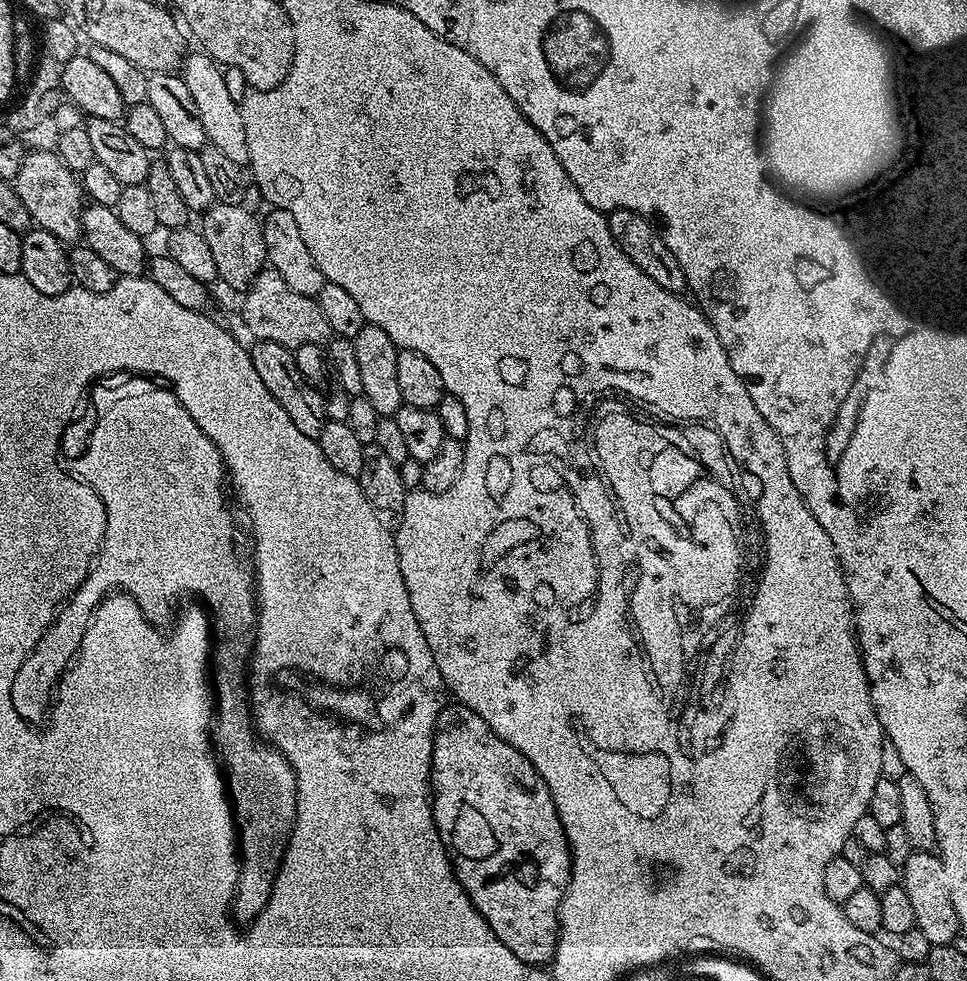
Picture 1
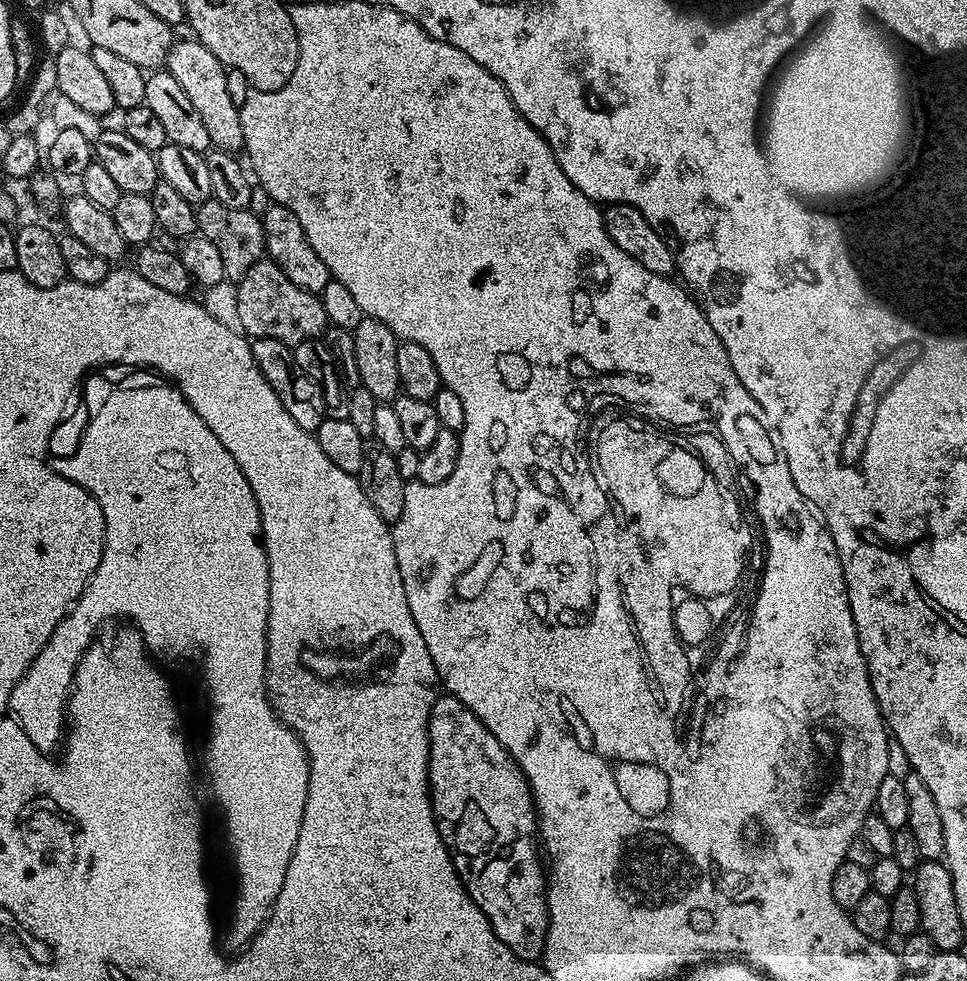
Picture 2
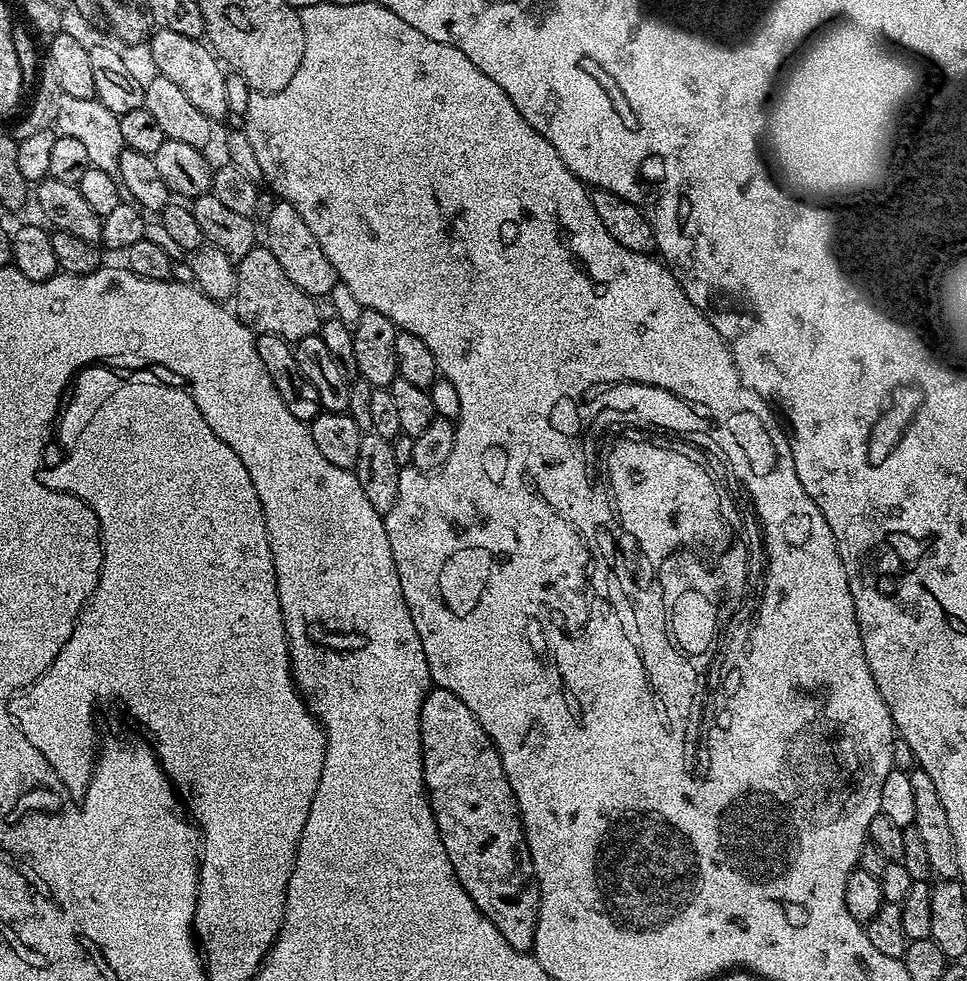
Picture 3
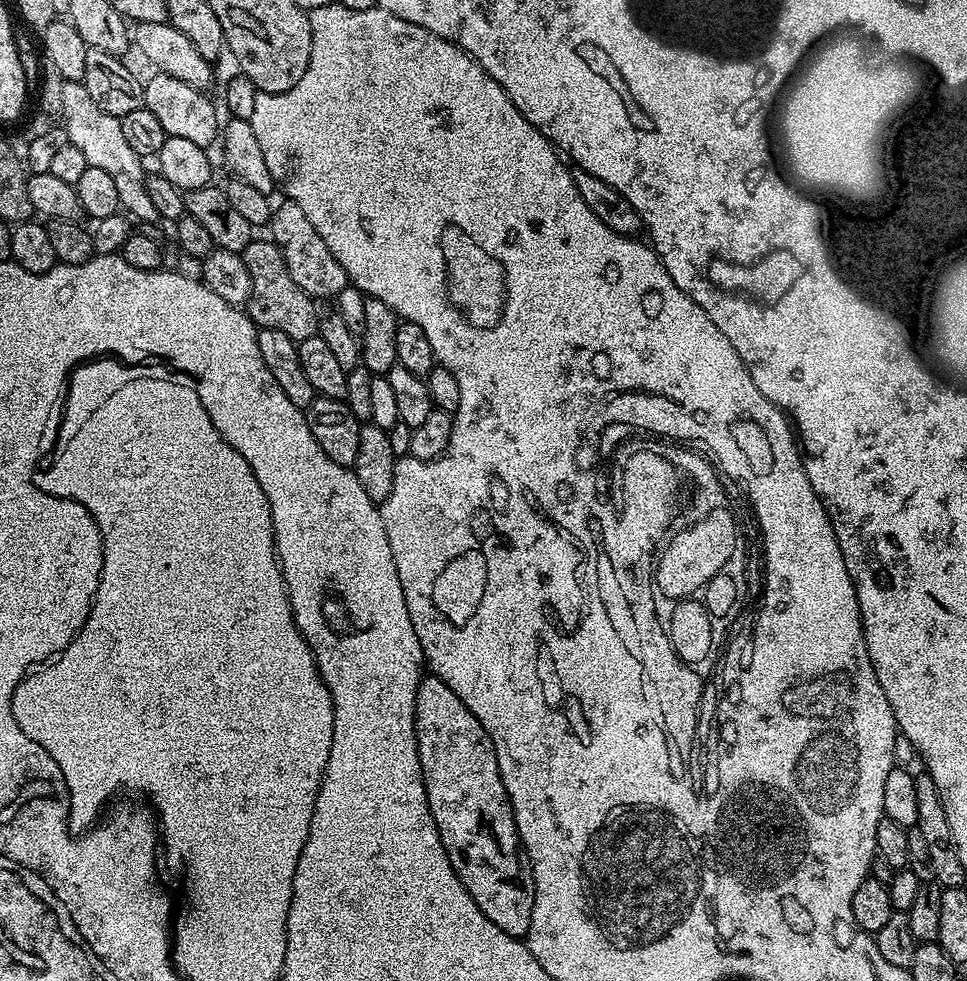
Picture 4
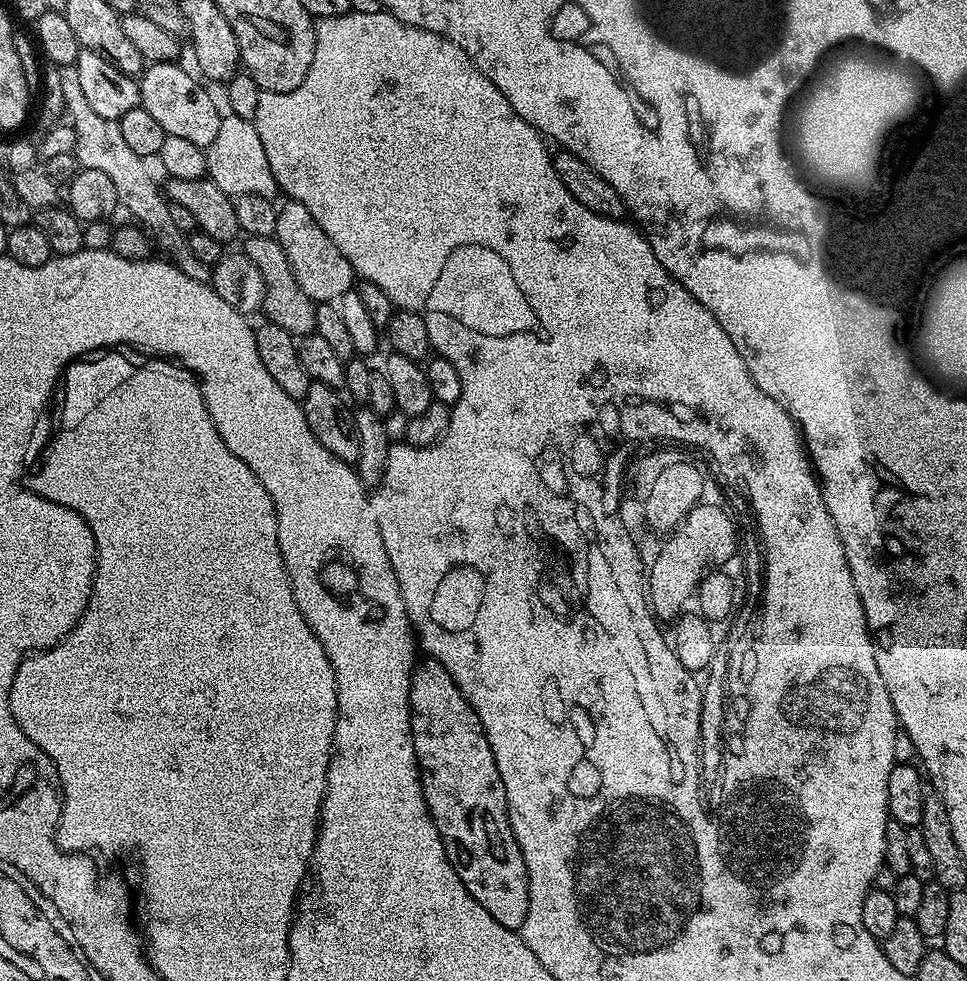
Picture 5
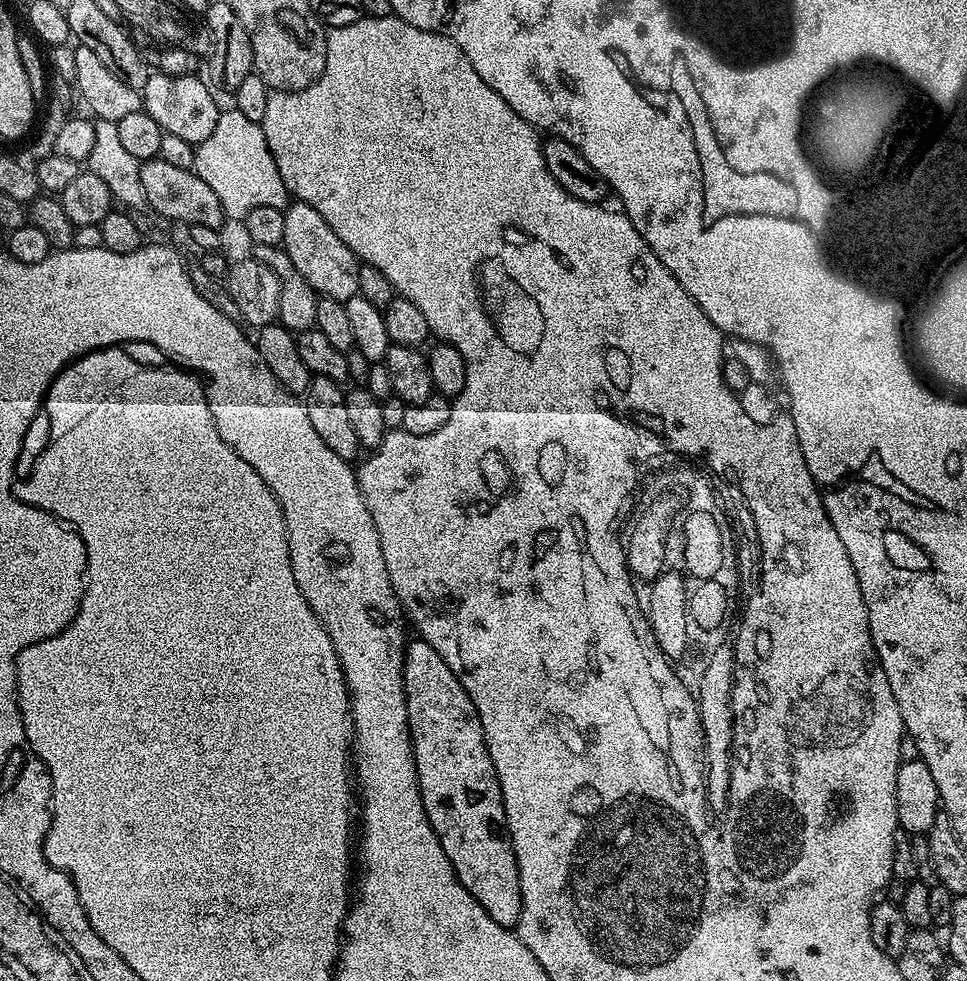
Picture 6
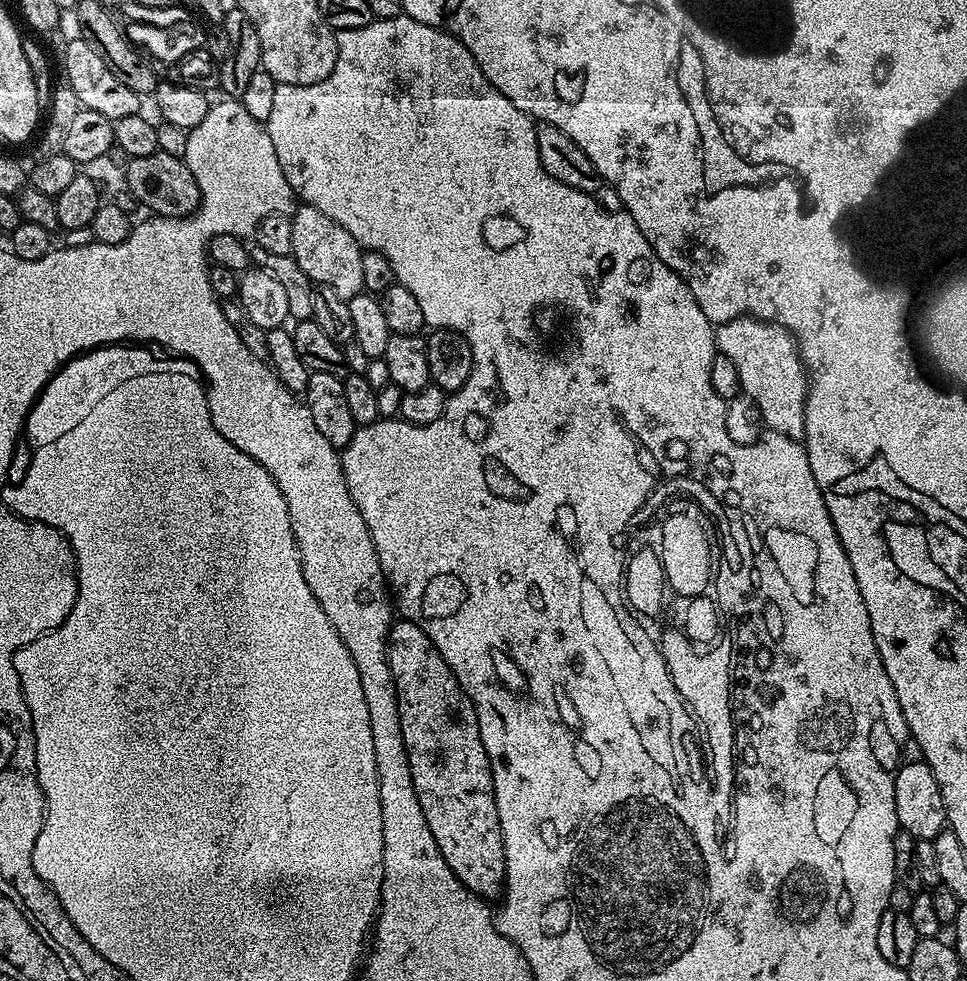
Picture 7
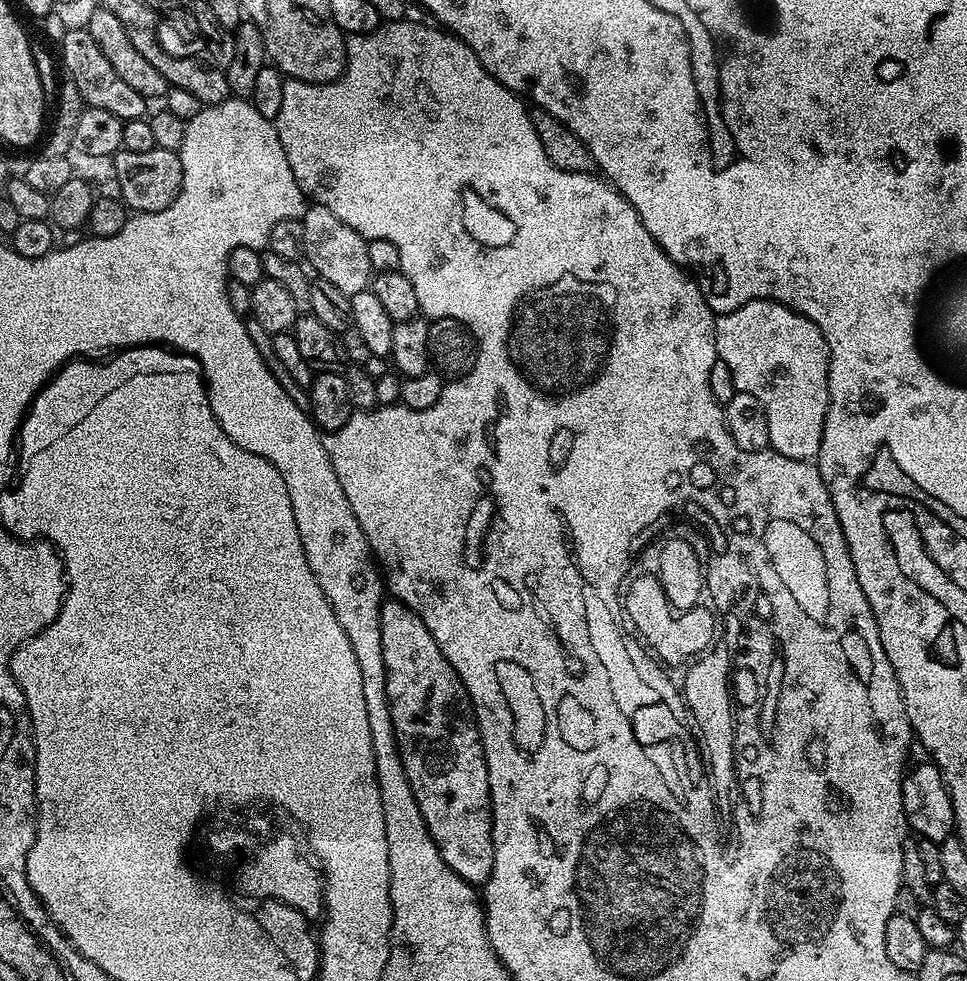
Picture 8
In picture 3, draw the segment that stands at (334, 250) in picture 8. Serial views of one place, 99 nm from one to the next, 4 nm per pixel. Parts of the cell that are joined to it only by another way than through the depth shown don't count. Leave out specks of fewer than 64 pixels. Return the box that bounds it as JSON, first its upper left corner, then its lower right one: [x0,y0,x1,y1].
[262,202,338,298]

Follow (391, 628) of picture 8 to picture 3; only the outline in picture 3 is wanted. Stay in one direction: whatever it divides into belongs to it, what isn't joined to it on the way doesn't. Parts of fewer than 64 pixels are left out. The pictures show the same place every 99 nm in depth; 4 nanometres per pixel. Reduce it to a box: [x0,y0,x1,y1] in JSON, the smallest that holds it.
[420,687,540,953]

